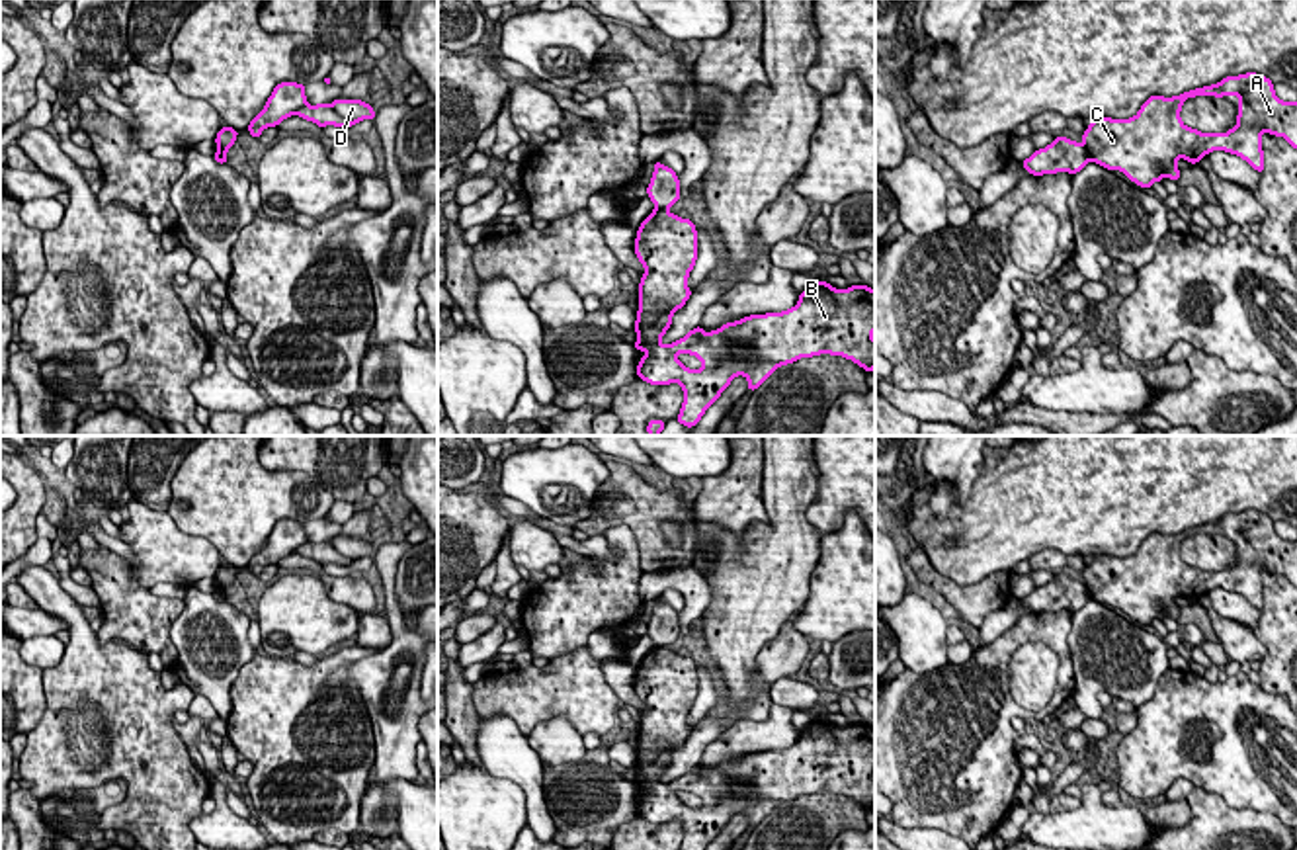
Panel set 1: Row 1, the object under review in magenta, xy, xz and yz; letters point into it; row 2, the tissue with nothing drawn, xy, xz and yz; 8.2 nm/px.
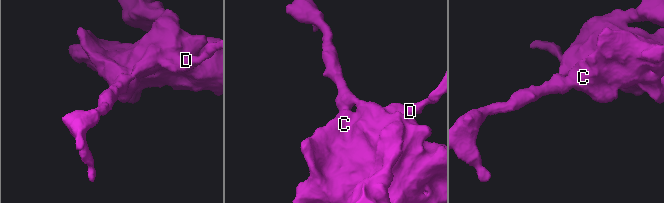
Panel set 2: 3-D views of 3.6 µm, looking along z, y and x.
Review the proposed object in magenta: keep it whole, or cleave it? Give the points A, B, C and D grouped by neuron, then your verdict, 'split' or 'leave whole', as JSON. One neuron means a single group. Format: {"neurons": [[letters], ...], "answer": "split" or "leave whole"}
{"neurons": [["A", "B", "C"], ["D"]], "answer": "split"}

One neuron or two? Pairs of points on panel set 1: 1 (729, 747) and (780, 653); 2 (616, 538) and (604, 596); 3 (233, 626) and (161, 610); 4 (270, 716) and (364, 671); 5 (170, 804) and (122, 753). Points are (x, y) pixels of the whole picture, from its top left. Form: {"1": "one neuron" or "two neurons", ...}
{"1": "two neurons", "2": "one neuron", "3": "two neurons", "4": "two neurons", "5": "one neuron"}

